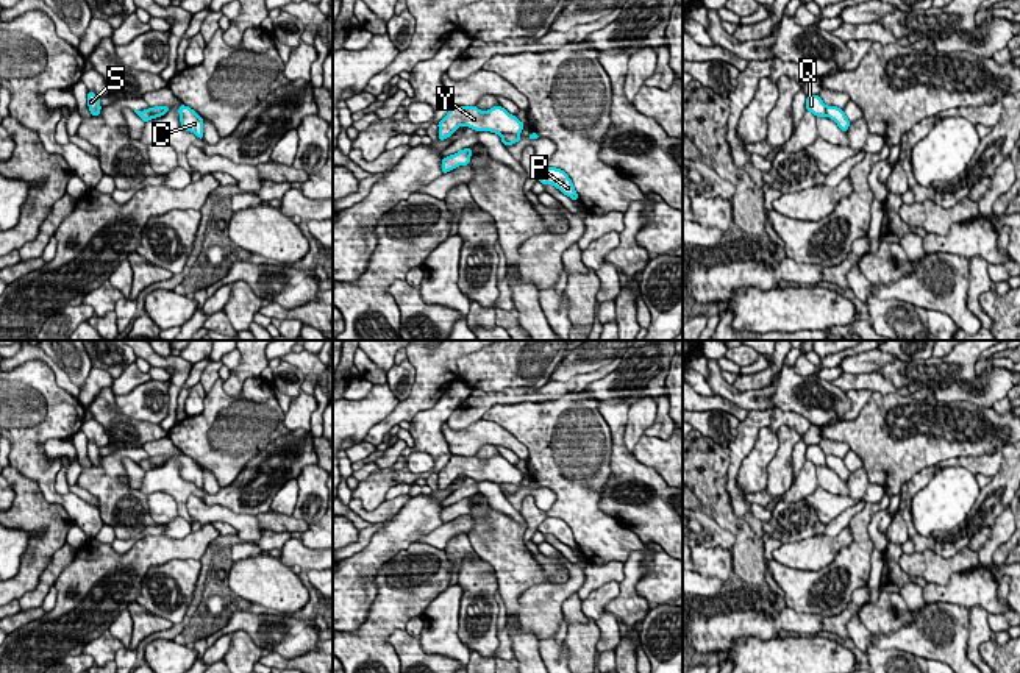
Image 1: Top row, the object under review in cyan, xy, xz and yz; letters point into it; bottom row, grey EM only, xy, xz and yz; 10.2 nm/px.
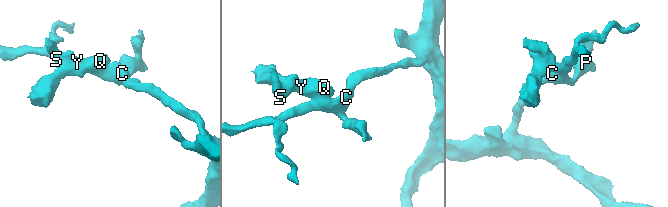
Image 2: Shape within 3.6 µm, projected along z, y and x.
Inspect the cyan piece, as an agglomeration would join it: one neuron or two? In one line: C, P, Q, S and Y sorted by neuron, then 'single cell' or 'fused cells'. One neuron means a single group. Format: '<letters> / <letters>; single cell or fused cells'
C P / Q S Y; fused cells

